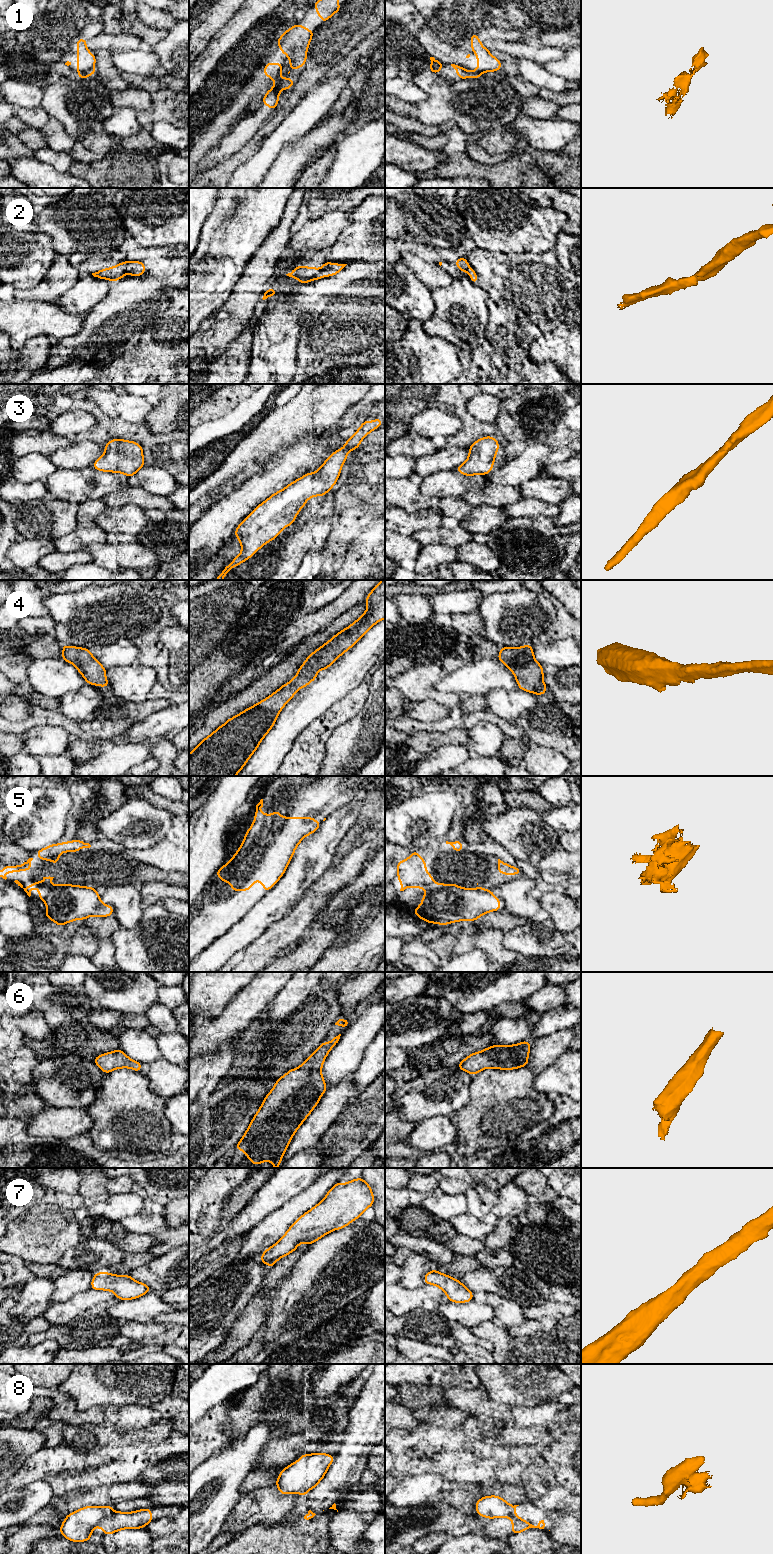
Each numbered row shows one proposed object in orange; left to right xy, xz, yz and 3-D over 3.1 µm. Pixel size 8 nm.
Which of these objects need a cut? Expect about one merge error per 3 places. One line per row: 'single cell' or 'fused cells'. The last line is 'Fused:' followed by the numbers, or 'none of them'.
1: fused cells
2: single cell
3: single cell
4: single cell
5: single cell
6: single cell
7: single cell
8: fused cells
Fused: 1, 8

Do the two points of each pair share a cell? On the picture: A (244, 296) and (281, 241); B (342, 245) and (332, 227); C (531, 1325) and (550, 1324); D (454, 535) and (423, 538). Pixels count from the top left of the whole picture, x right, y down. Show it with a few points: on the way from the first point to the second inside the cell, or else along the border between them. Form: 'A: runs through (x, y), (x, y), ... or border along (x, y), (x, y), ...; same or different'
A: runs through (253, 282), (269, 266), (270, 255); same
B: border along (350, 217), (350, 222), (330, 246); different
C: runs through (536, 1325), (545, 1325); same
D: runs through (446, 535), (431, 536); same

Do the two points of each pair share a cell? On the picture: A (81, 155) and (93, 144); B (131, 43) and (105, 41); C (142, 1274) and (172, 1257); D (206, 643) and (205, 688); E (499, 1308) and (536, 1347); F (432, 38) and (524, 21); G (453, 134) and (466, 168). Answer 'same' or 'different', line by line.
A: same
B: same
C: same
D: different
E: different
F: different
G: different

